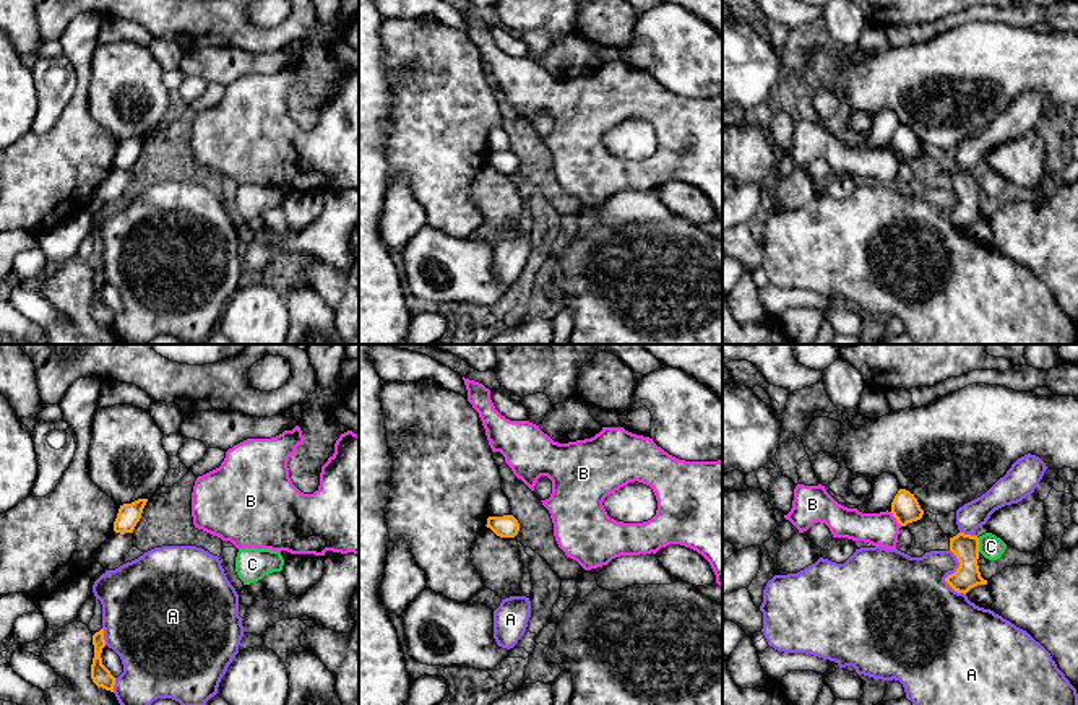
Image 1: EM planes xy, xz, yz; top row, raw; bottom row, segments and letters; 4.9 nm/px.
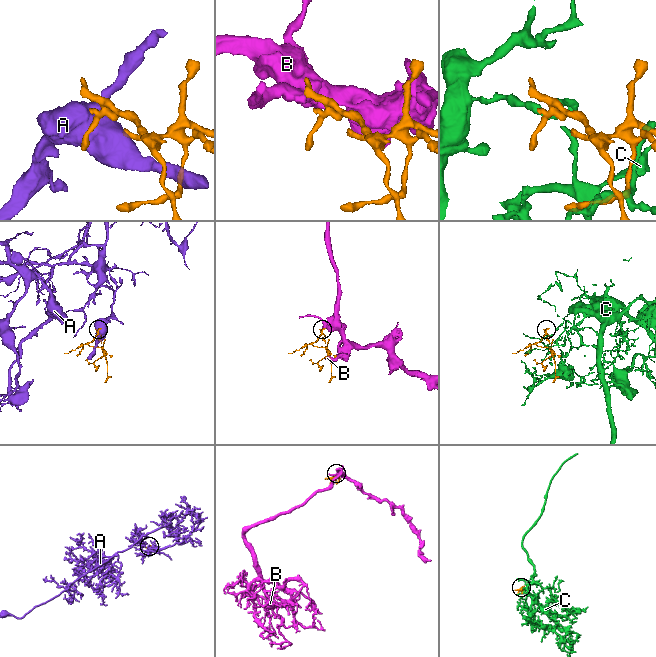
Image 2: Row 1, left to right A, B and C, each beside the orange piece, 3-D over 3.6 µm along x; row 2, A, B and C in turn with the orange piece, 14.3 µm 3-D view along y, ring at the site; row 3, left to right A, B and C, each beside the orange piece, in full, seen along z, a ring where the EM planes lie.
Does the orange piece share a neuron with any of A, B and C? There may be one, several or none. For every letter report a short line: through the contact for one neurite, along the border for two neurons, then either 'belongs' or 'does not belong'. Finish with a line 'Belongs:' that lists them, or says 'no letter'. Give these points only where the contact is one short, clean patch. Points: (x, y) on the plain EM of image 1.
A: does not belong
B: line yz (890, 148), (901, 161); does not belong
C: does not belong
Belongs: no letter

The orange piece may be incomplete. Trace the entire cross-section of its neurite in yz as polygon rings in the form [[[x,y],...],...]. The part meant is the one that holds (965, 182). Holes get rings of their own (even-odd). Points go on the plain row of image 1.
[[[958,169],[950,174],[950,187],[956,192],[959,203],[955,210],[948,211],[945,218],[958,229],[968,229],[977,221],[987,221],[987,216],[981,213],[979,195],[979,174]]]

